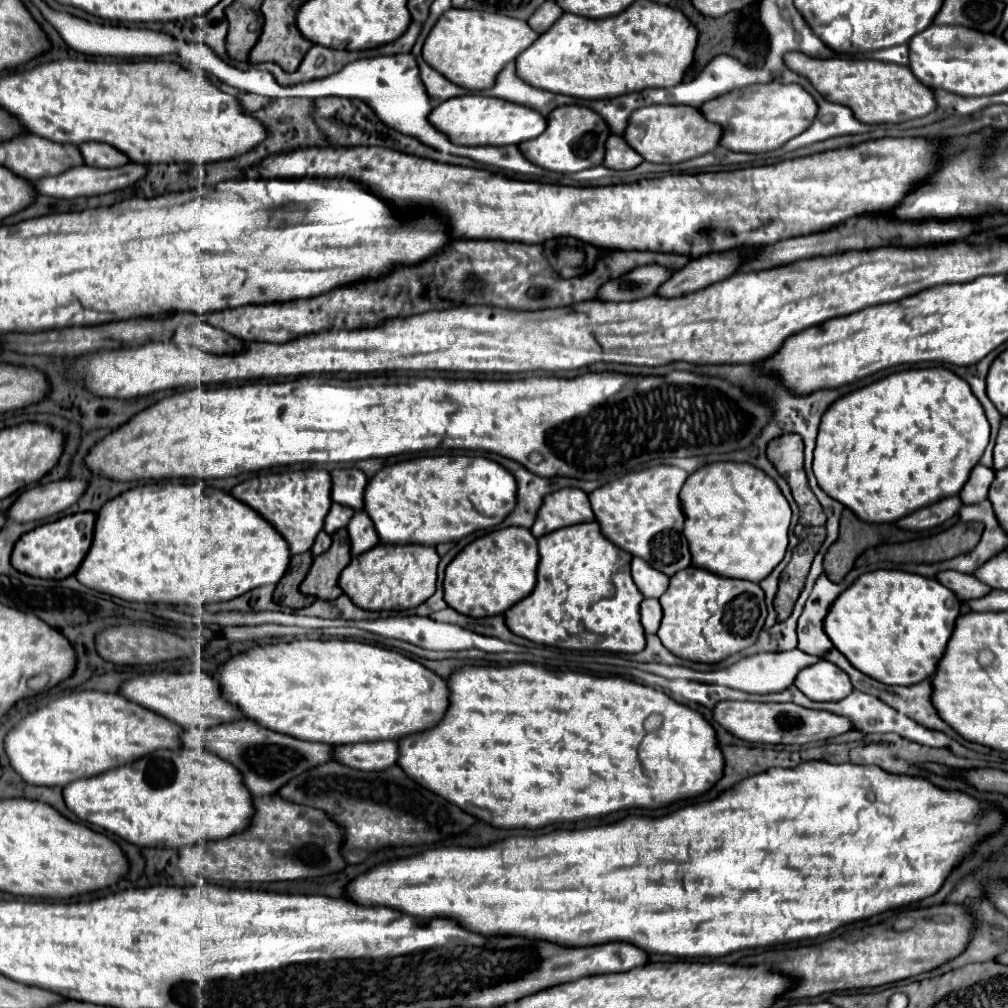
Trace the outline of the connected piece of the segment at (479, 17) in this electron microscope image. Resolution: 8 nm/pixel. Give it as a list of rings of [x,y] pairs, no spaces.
[[[450,8],[440,16],[428,34],[422,56],[450,82],[468,90],[486,90],[494,86],[500,70],[508,62],[516,60],[516,56],[522,54],[536,38],[538,34],[524,20],[484,10]]]

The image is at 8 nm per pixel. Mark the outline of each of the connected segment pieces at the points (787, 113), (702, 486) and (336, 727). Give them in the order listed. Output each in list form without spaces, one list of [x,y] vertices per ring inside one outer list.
[[[756,84],[748,88],[740,88],[712,102],[700,106],[700,112],[710,120],[718,122],[724,128],[722,146],[734,152],[768,152],[782,148],[788,140],[802,134],[818,114],[818,104],[812,94],[808,94],[798,84]]]
[[[714,462],[696,470],[686,478],[682,486],[680,504],[686,518],[684,536],[688,538],[694,566],[700,566],[712,574],[720,574],[726,578],[744,578],[760,582],[782,562],[788,548],[788,526],[792,510],[778,484],[752,464]]]
[[[294,640],[294,642],[280,642],[280,644],[272,644],[272,646],[256,646],[232,660],[228,660],[226,664],[222,664],[214,678],[218,680],[218,684],[222,686],[224,696],[234,702],[250,720],[258,720],[262,722],[262,726],[268,726],[270,730],[280,730],[284,734],[292,734],[294,738],[304,738],[310,742],[324,742],[330,746],[344,746],[344,744],[356,744],[356,742],[376,742],[376,740],[398,740],[404,736],[412,736],[416,732],[424,732],[434,728],[446,714],[448,710],[448,680],[444,680],[442,676],[438,676],[436,672],[432,672],[430,668],[422,666],[420,662],[396,652],[396,650],[388,650],[388,648],[380,648],[380,646],[372,646],[372,644],[364,644],[364,642],[356,642],[356,640]]]

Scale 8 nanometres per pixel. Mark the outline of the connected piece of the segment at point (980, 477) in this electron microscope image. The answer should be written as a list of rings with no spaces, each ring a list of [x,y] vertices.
[[[978,464],[972,470],[972,474],[970,474],[968,482],[964,484],[964,488],[958,494],[960,500],[962,500],[962,504],[978,504],[978,502],[986,500],[988,488],[990,488],[992,480],[994,480],[994,470]]]

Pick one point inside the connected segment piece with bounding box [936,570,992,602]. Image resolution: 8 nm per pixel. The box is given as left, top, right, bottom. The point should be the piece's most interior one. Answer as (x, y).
(966, 587)

